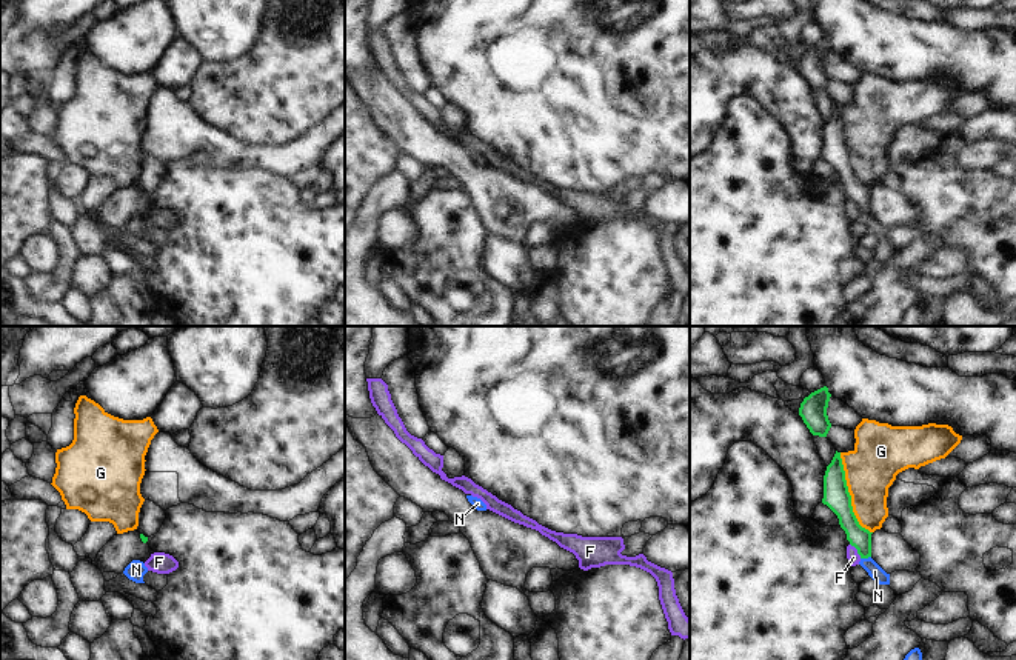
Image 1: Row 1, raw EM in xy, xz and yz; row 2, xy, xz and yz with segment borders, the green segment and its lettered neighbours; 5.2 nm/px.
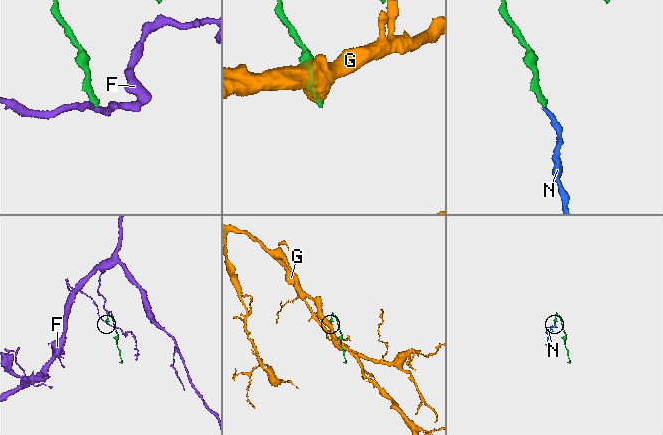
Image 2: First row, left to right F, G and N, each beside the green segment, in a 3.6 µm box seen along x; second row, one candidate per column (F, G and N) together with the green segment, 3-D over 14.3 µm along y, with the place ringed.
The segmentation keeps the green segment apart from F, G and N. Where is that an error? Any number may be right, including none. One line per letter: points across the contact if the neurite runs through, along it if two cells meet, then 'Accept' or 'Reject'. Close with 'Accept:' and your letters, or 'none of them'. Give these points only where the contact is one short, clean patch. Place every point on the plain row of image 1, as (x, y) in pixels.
F: Boundary: yz (850, 199), (861, 213). Reject
G: Boundary: yz (839, 108), (852, 166), (856, 176), (872, 188). Reject
N: Path across: yz (859, 193), (865, 213), (875, 226). Accept
Accept: N

